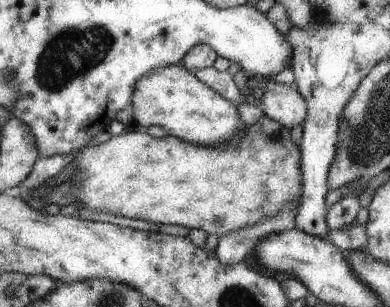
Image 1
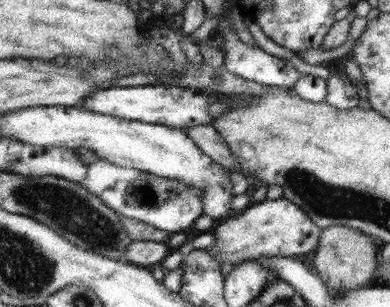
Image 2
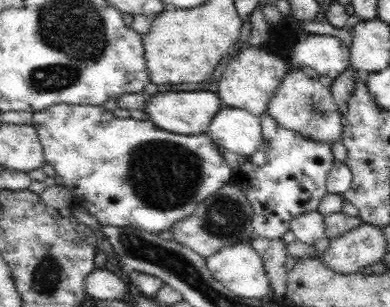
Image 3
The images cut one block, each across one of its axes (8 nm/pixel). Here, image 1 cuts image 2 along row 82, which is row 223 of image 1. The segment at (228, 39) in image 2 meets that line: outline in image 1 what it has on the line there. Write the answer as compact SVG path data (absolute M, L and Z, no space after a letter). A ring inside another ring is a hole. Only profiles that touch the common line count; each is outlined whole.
M279 212L275 218L267 218L251 228L241 228L237 232L227 232L225 236L217 238L219 244L215 248L215 258L221 266L235 266L245 260L249 252L255 250L257 242L267 238L275 232L285 232L295 228L295 214Z

